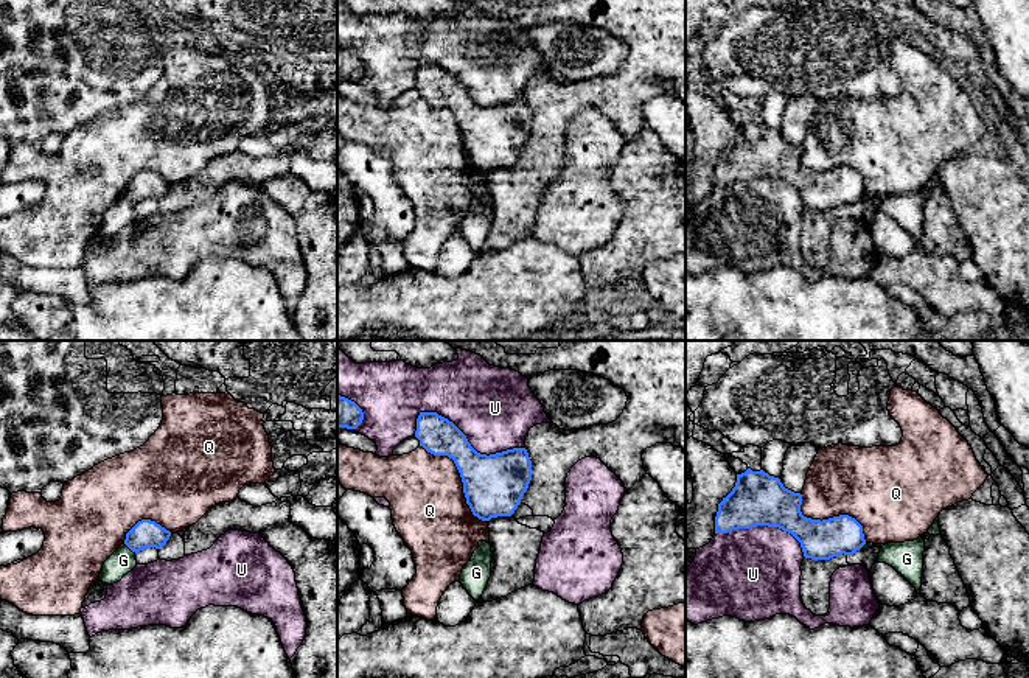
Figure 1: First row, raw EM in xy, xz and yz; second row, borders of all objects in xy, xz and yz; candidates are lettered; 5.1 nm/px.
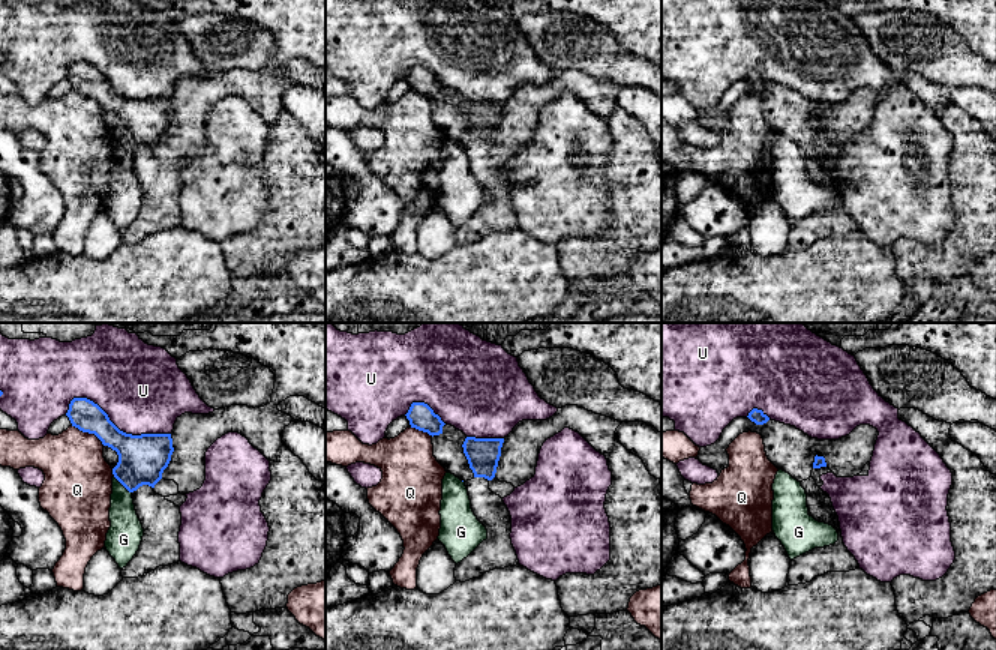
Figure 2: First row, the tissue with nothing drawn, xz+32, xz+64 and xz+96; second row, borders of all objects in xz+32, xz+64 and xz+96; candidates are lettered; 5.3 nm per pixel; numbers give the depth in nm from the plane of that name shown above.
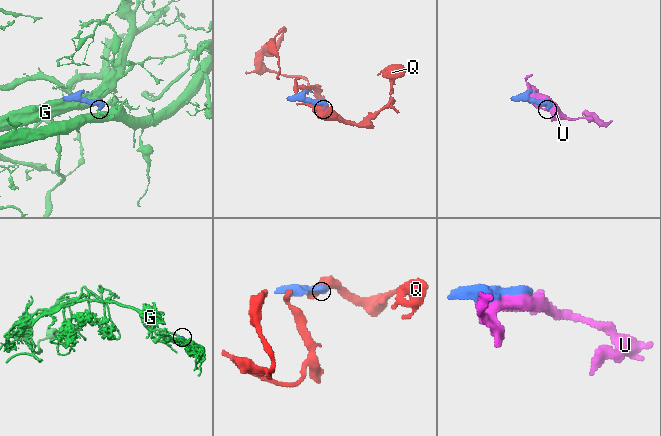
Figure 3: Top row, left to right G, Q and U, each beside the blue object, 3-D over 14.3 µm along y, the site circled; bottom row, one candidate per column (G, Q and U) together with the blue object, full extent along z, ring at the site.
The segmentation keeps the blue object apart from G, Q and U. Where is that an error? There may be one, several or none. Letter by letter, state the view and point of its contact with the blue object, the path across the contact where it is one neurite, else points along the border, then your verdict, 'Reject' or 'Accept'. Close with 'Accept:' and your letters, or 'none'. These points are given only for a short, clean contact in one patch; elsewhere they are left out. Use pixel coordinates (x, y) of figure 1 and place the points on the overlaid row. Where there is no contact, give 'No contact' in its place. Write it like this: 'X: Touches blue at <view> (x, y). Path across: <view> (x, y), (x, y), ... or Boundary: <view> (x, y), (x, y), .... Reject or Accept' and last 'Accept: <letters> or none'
G: Touches blue at xy (131, 549). Boundary: xy (125, 543), (136, 552). Reject
Q: Touches blue at xz (460, 476). Reject
U: Touches blue at xz (468, 442). Reject
Accept: none

